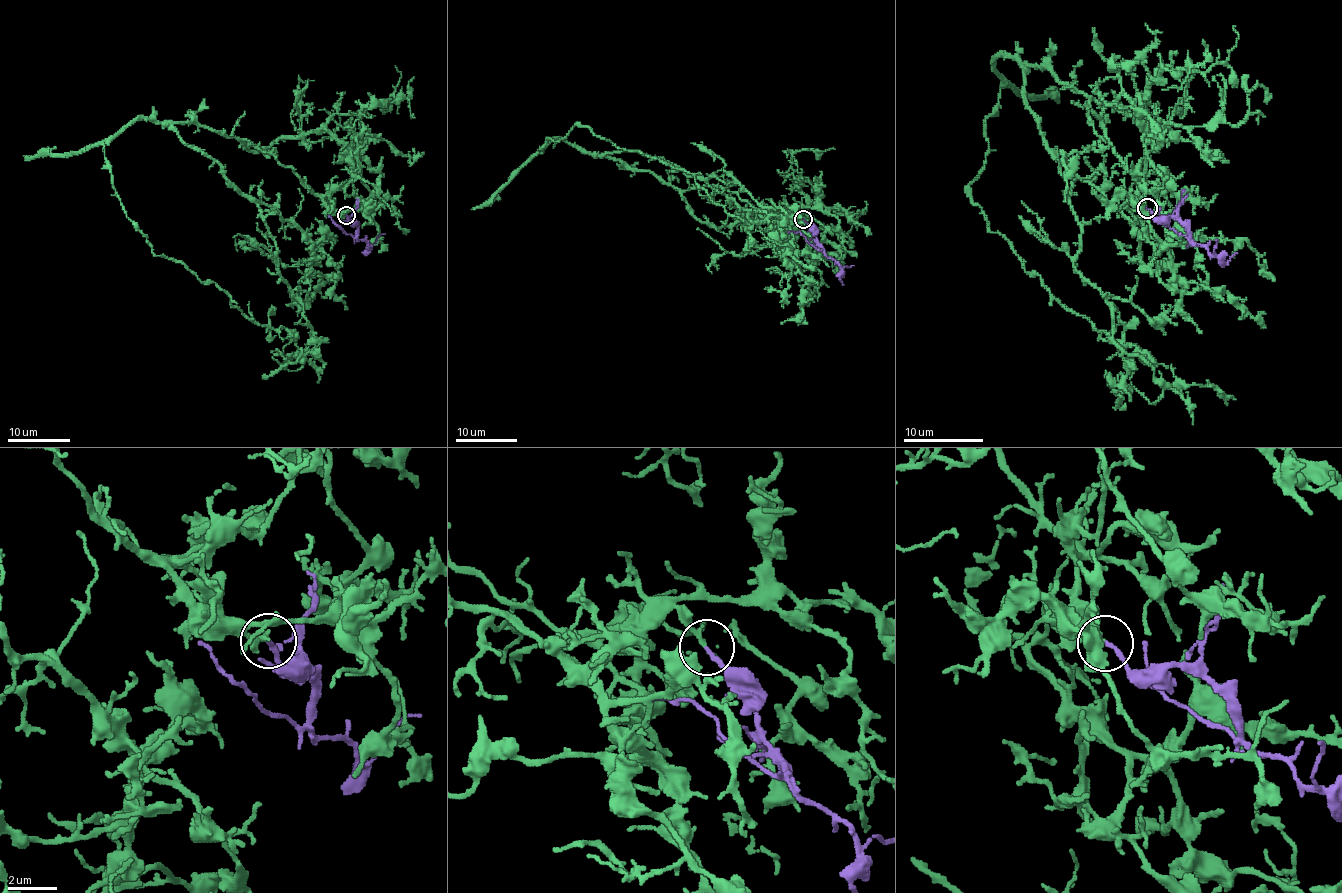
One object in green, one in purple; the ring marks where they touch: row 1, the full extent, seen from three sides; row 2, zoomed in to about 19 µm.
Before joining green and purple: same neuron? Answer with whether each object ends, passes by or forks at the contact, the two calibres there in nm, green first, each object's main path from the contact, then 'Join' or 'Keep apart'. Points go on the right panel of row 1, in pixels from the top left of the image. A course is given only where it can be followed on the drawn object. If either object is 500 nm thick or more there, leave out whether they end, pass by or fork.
At the ring green ends. At the ring purple ends. Thickness 200 nm (green) against 170 nm. Course of green: (1146, 209), (1087, 116), (1090, 98), (1046, 68), (993, 60), (998, 103), (970, 201), (1067, 308), (1168, 368). Course of purple: (1146, 209), (1155, 217), (1174, 218), (1193, 240), (1226, 263), (1237, 253). Join

